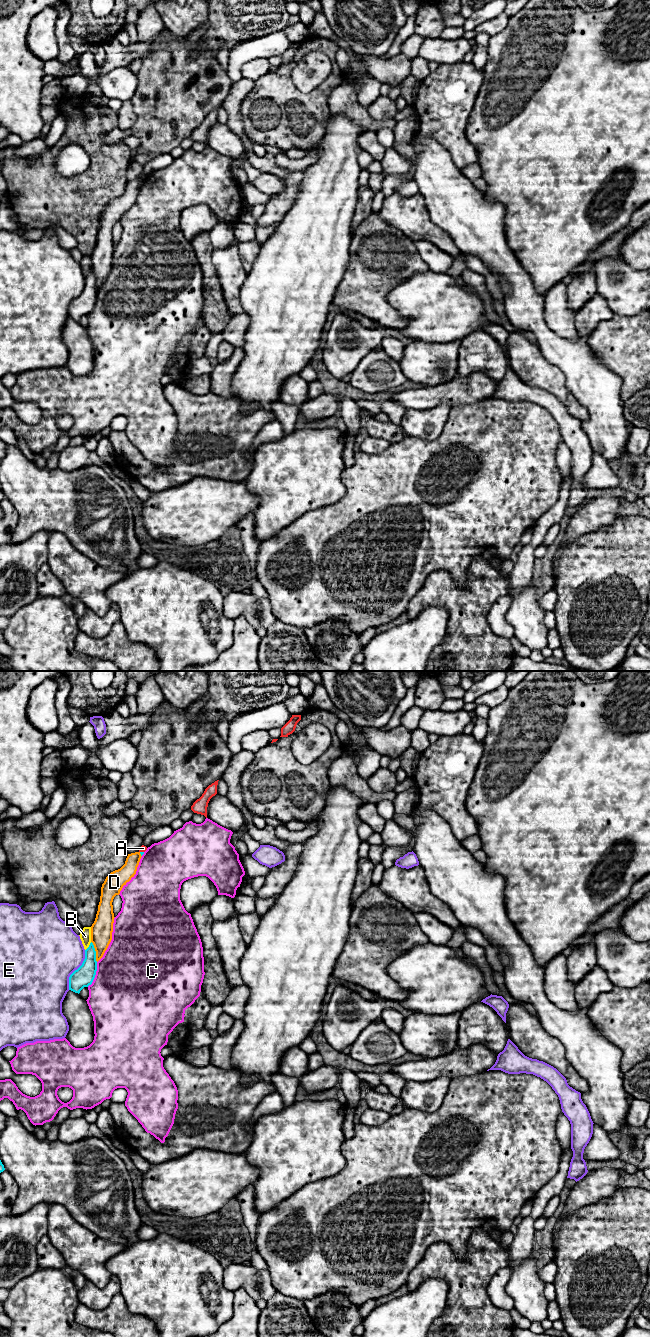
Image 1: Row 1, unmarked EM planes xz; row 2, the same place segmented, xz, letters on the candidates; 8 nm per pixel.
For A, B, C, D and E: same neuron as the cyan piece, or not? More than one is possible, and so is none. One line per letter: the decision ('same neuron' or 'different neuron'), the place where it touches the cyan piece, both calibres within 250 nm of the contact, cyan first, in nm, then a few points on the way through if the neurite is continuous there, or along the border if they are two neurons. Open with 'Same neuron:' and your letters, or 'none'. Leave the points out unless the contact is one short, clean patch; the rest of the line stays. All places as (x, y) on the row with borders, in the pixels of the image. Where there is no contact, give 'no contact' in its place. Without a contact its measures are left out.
Same neuron: none
A: different neuron | xz (142, 852) | 20/50 nm | along xz (140, 851), (143, 852)
B: different neuron | xz (89, 946) | 160/90 nm
C: different neuron | xz (95, 974) | 160/500 nm
D: different neuron | xz (95, 951) | 160/180 nm
E: different neuron | xz (75, 970) | 160/480 nm

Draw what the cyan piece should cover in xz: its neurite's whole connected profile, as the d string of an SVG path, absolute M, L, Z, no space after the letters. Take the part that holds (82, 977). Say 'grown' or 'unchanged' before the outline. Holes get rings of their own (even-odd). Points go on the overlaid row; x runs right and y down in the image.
unchanged; M93 943L85 950L85 959L82 965L69 977L69 990L80 993L84 987L92 984L97 971L96 951Z

